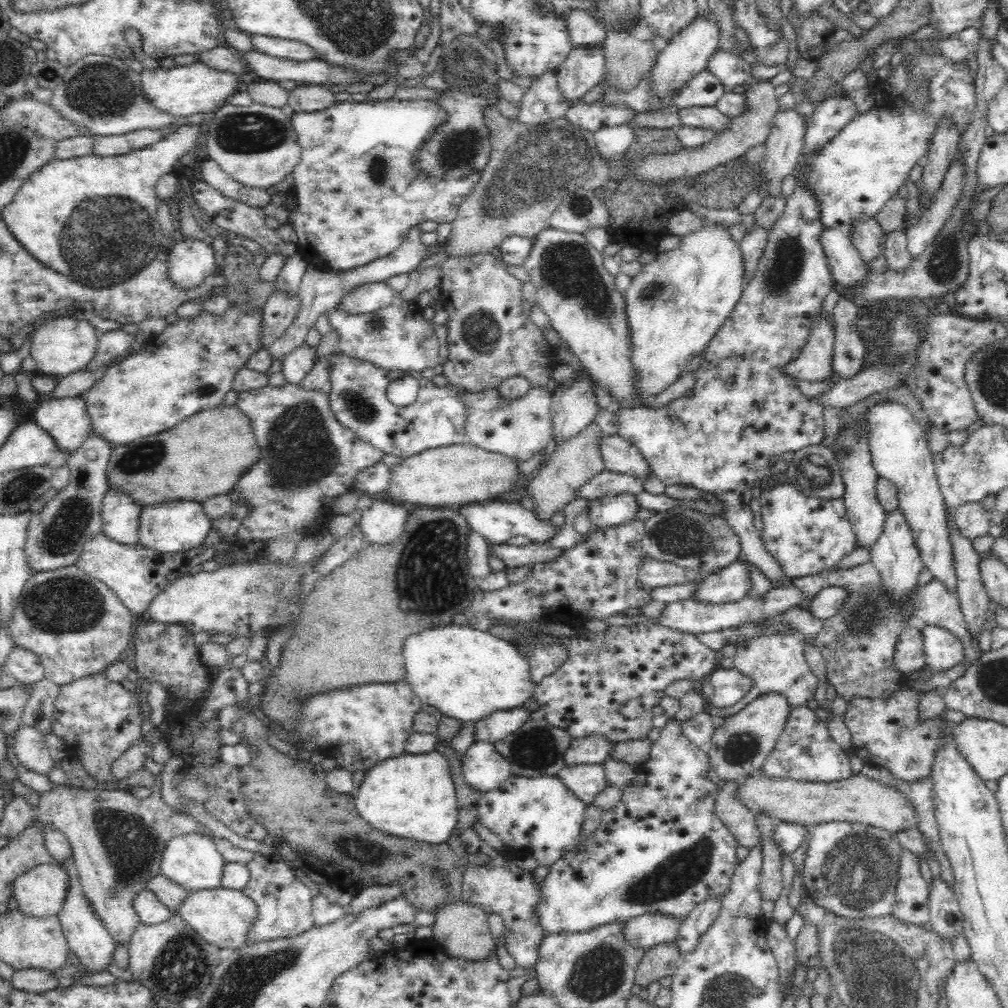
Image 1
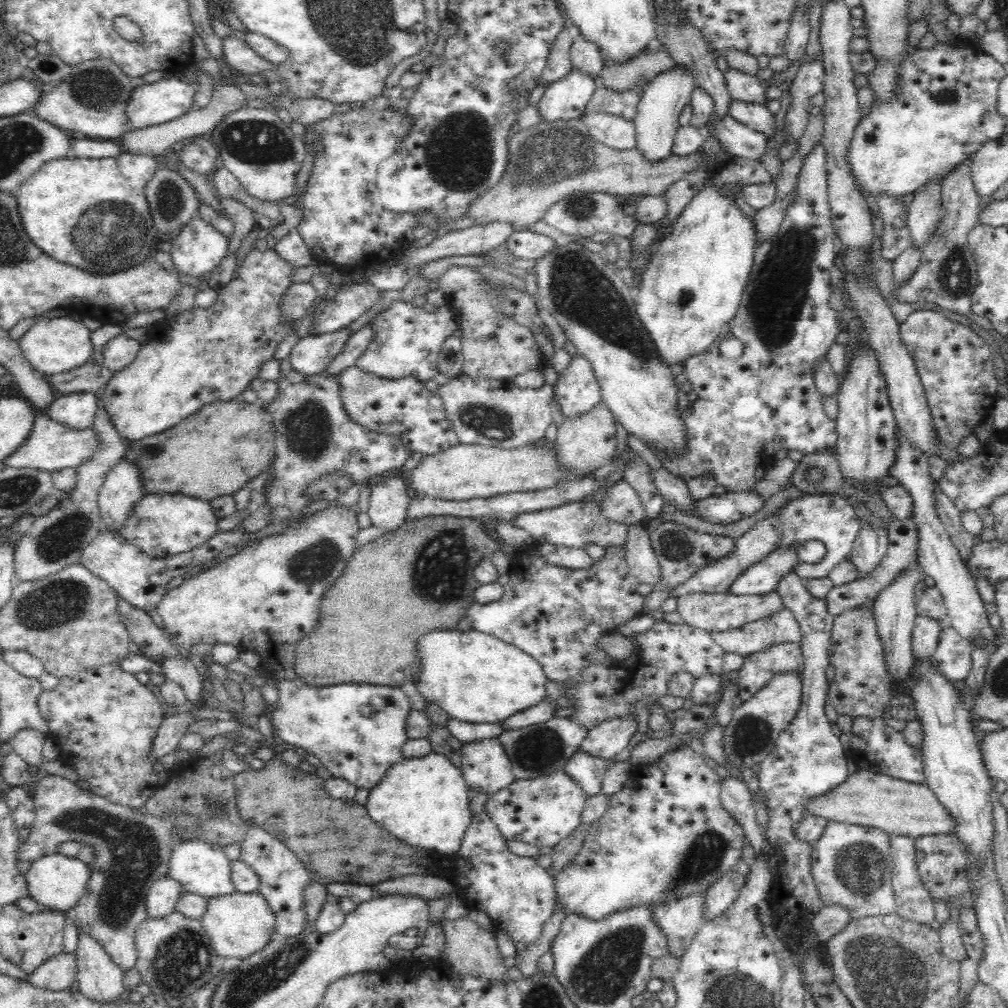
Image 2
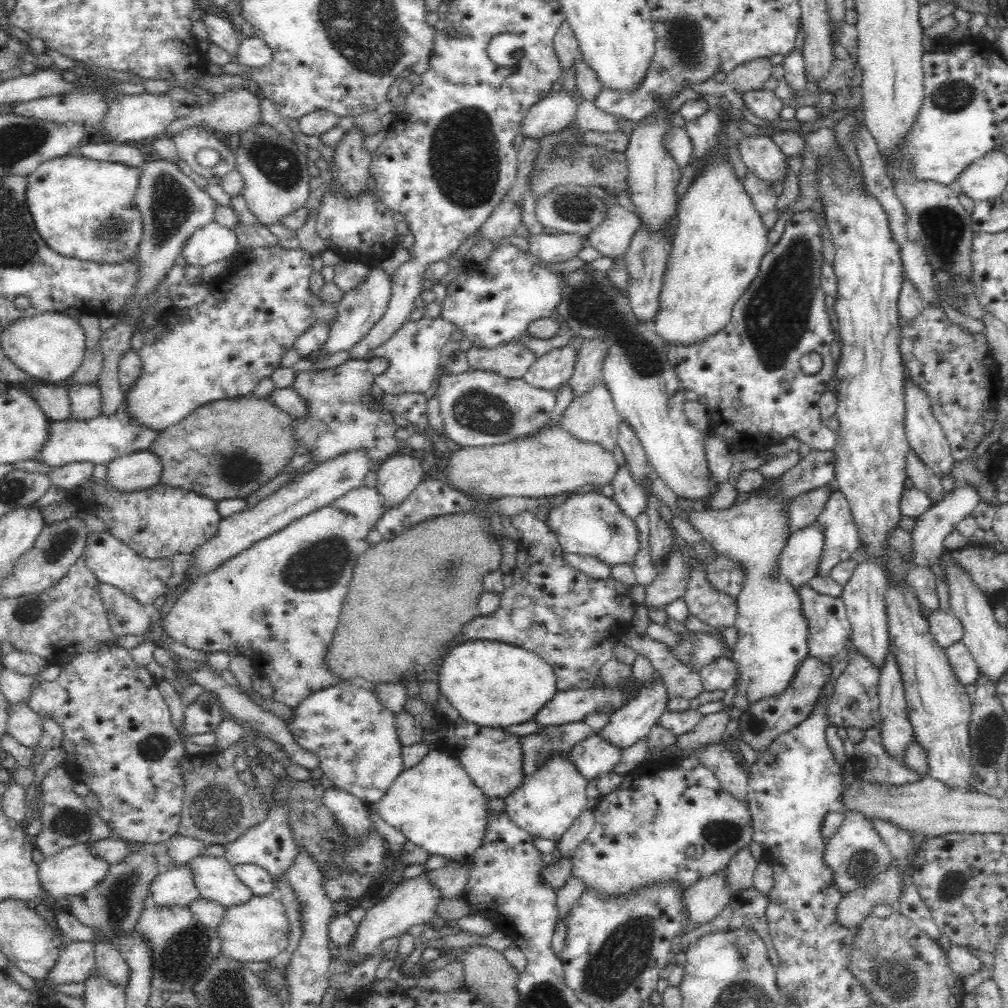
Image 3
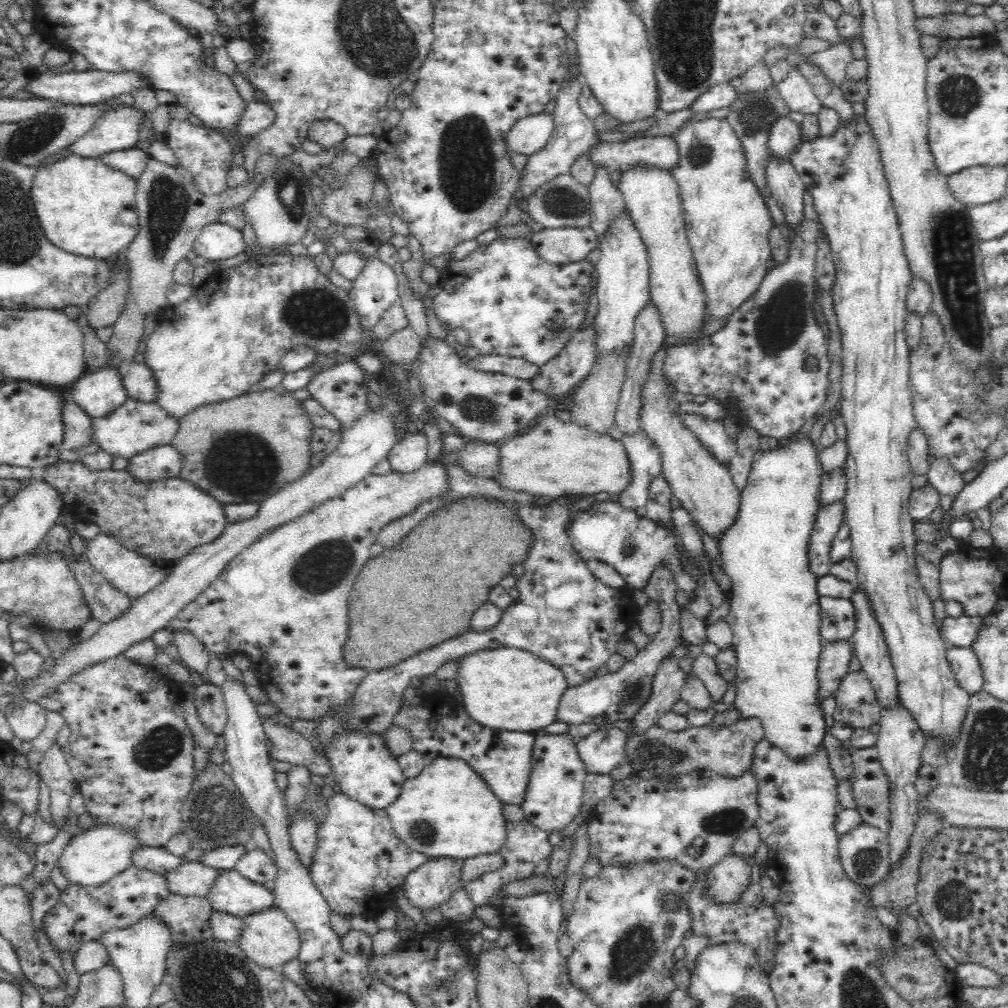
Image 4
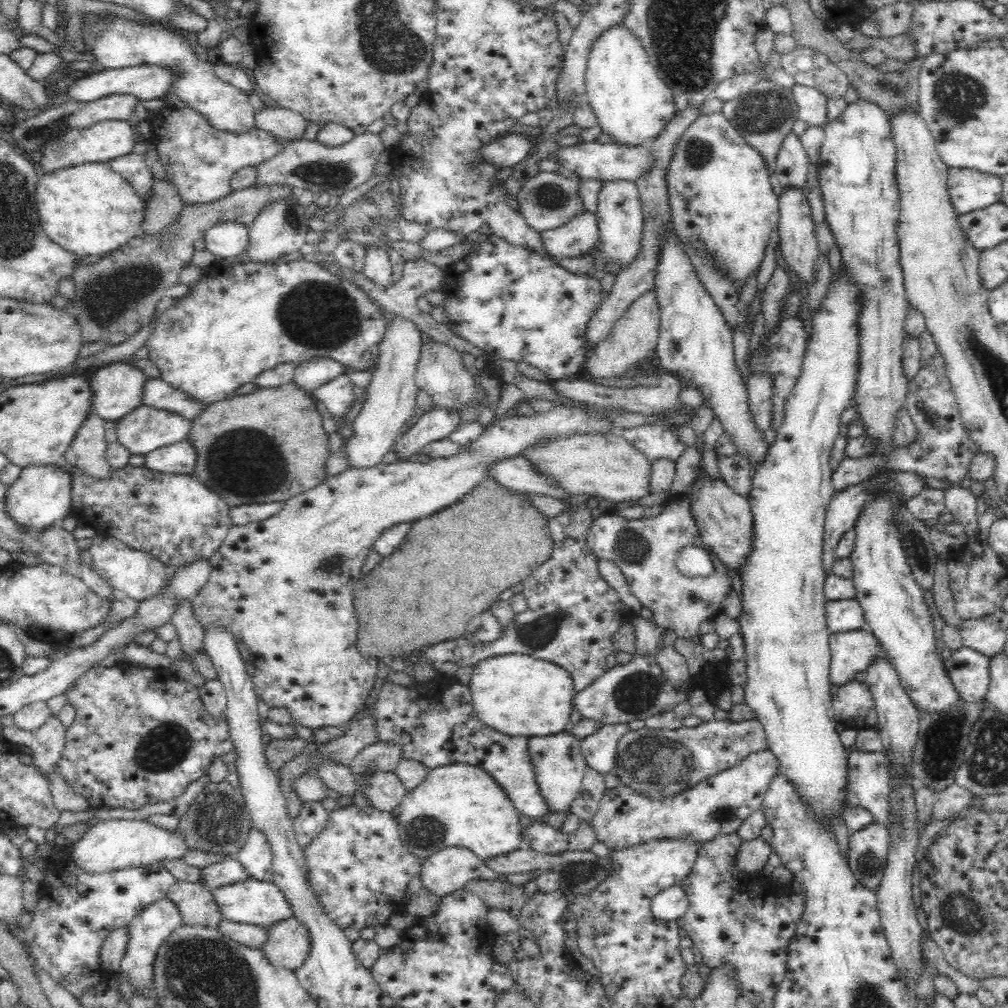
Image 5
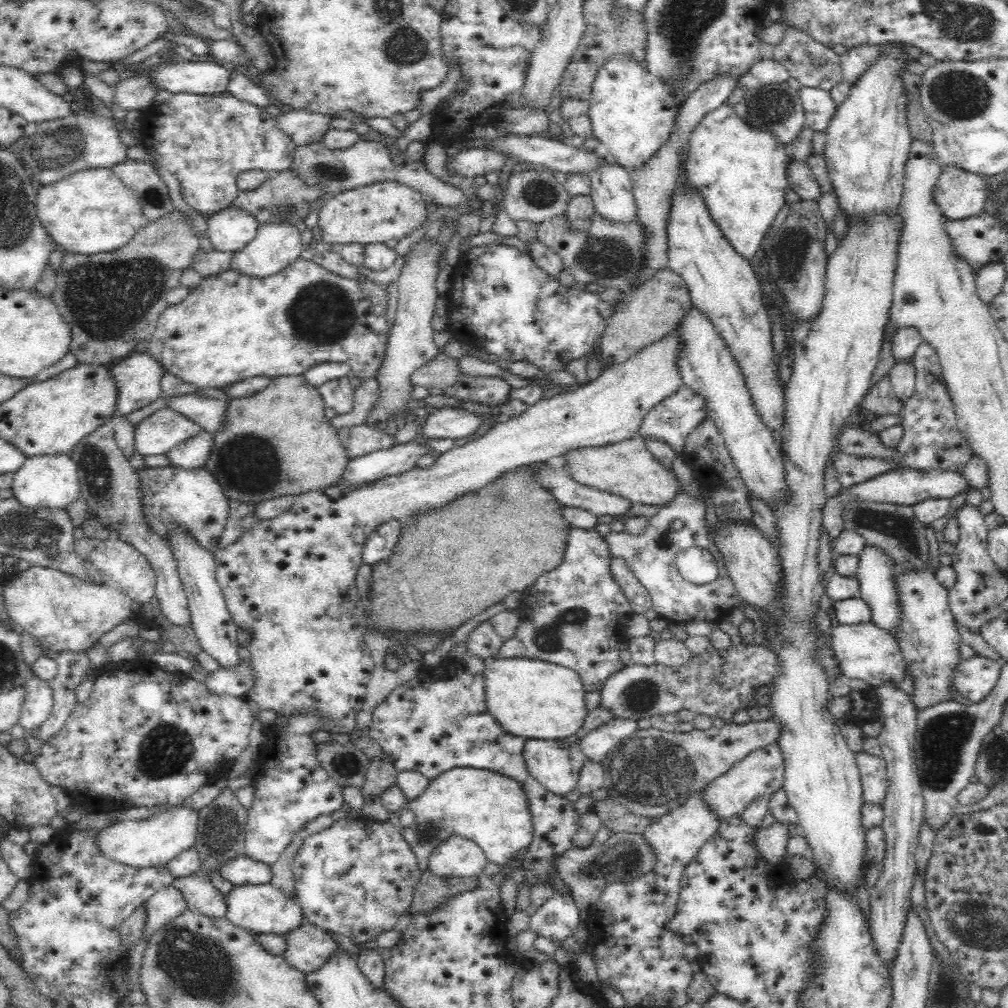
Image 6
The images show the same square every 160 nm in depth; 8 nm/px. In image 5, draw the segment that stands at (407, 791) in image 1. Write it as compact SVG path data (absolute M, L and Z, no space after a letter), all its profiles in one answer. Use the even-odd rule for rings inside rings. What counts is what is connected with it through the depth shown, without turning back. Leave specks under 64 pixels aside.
M453 763L430 769L423 782L408 791L400 806L391 813L404 846L421 860L448 847L468 848L484 861L509 854L521 847L518 810L490 774L470 764Z

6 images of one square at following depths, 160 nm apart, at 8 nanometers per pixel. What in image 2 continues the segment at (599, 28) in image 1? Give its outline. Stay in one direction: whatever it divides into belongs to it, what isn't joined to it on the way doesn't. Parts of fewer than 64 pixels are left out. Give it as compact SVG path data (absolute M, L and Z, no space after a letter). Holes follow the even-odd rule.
M571 27L572 45L570 46L571 61L573 66L587 72L594 79L599 80L598 74L604 66L602 51L598 45L590 42L579 32L579 29Z

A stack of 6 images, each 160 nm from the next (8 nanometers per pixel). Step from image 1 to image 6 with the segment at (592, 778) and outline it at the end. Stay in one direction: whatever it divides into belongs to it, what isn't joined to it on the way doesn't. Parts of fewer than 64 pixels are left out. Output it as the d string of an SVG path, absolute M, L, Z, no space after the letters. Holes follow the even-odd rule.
M613 718L607 724L588 732L580 740L579 746L588 760L602 765L608 754L637 729L636 720Z

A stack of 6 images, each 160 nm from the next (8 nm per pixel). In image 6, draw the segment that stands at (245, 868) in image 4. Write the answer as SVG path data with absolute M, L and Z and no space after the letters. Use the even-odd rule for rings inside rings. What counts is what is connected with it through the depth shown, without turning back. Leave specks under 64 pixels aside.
M292 713L283 716L283 720L266 728L267 739L261 747L258 758L258 769L254 782L254 801L247 810L247 827L245 838L245 856L261 864L275 864L284 852L288 842L292 840L292 832L301 833L302 826L320 814L330 814L345 808L342 786L324 771L315 756L315 743L310 739L310 733L321 728L319 718L314 713Z

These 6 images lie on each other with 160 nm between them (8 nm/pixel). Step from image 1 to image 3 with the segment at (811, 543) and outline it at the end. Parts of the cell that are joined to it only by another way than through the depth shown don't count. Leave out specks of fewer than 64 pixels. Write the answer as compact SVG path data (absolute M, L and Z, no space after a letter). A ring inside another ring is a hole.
M835 490L828 496L824 510L816 516L814 524L823 528L824 546L816 575L828 576L831 570L860 546L858 527L845 494Z

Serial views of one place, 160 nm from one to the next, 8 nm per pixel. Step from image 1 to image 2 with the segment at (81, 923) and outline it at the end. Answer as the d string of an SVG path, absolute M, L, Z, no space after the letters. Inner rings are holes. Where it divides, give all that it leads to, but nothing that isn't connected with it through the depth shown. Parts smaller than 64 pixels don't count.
M75 919L72 923L78 934L77 946L73 952L78 965L75 987L92 1001L110 1003L117 1000L124 990L123 970L105 952L98 940L83 930Z

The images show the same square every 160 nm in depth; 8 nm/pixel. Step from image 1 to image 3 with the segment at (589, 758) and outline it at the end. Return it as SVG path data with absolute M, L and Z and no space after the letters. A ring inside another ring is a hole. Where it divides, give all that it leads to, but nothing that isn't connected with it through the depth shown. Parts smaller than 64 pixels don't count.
M656 672L653 683L641 687L633 700L610 714L608 724L595 734L615 748L627 749L650 733L667 709L666 700L666 687Z

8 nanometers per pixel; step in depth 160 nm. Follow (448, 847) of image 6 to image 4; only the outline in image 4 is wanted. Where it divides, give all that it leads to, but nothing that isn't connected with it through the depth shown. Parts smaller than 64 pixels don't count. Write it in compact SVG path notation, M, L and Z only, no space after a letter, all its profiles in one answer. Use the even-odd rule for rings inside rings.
M439 858L429 860L404 878L400 886L406 901L423 910L436 908L450 898L460 886L463 860Z

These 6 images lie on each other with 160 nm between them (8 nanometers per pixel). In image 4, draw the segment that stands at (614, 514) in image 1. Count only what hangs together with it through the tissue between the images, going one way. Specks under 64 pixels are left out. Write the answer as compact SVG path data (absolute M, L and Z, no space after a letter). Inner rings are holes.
M640 430L634 436L624 435L622 440L626 459L630 463L630 482L618 492L618 502L628 510L646 506L649 486L661 474L660 451Z

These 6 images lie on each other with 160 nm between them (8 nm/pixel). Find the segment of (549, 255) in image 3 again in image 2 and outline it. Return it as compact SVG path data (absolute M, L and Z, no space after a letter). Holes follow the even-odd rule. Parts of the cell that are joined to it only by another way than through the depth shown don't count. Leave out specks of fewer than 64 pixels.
M524 229L513 231L506 243L505 250L510 253L510 256L518 257L522 260L538 260L544 254L551 252L555 242L548 236Z

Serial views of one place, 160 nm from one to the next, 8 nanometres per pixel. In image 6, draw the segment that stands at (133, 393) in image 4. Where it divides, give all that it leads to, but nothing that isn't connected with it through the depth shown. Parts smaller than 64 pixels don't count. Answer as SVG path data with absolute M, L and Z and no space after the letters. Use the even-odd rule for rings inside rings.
M190 393L178 396L162 394L160 397L165 400L164 407L188 417L200 425L202 431L212 433L222 426L222 418L226 412L226 401Z

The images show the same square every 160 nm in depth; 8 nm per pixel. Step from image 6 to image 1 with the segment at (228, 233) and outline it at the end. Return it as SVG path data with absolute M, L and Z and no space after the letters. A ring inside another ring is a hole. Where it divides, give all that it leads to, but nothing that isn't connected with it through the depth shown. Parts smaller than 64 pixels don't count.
M178 237L167 252L168 277L171 284L179 290L196 290L216 270L215 251L200 240Z

